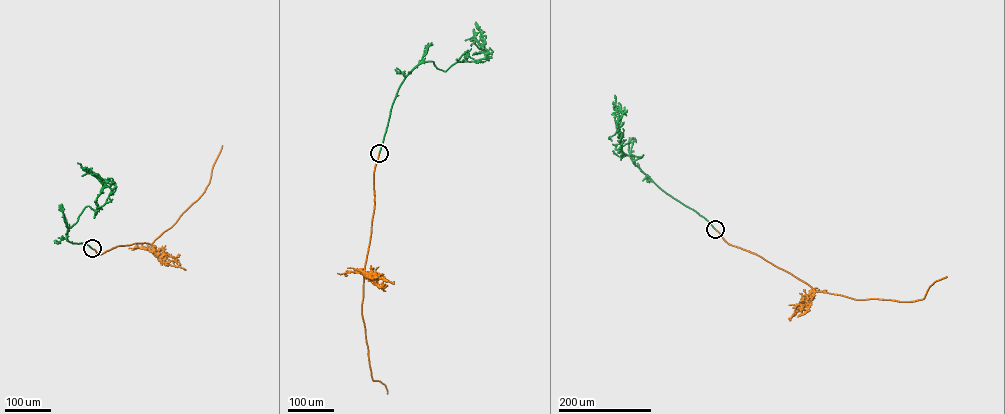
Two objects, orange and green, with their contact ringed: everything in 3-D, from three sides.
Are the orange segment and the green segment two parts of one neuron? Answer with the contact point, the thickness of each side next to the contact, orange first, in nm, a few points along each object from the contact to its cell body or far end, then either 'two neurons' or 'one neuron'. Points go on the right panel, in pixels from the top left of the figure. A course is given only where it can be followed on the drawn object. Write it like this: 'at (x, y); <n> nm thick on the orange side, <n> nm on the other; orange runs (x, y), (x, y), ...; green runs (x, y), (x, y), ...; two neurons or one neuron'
at (715, 229); 650 nm thick on the orange side, 700 nm on the other; orange runs (715, 229), (728, 243), (756, 254), (816, 291), (859, 300), (910, 302), (923, 299), (929, 286), (947, 277); green runs (715, 229), (698, 213), (663, 191), (633, 162), (643, 155), (636, 156), (622, 151), (615, 98); one neuron

